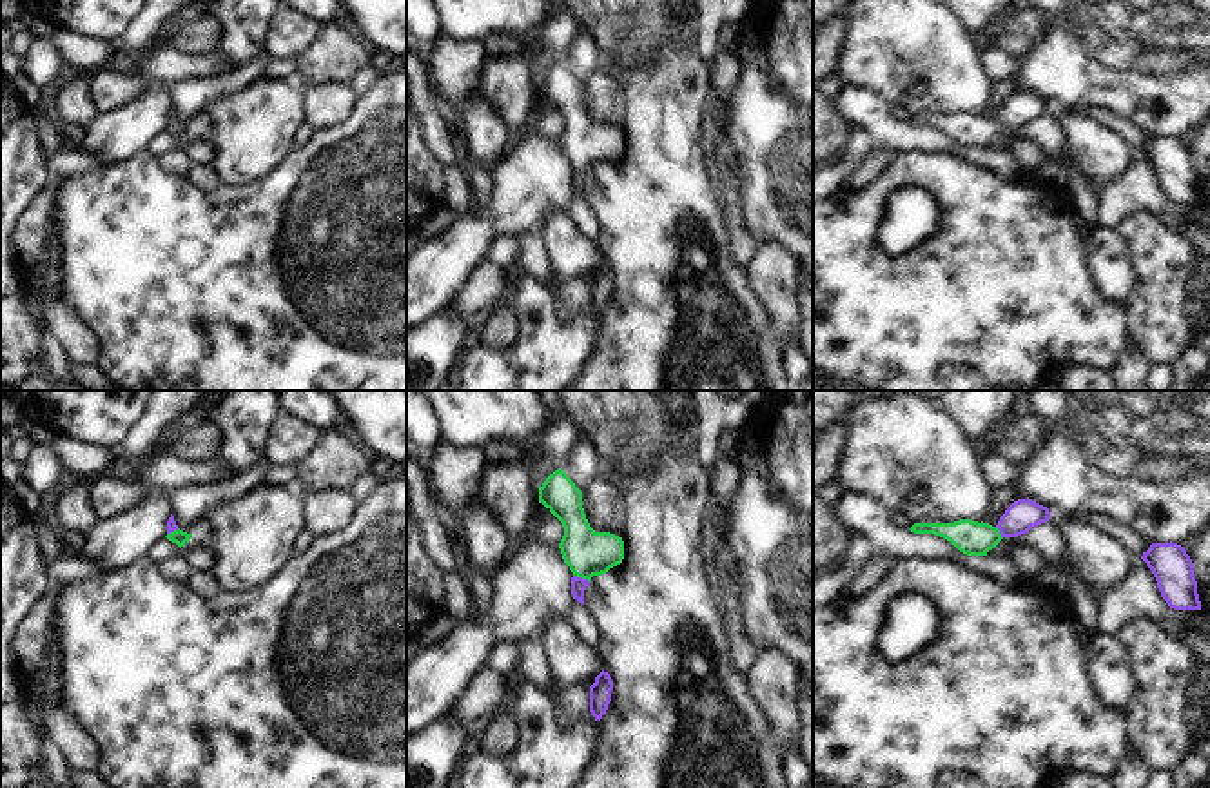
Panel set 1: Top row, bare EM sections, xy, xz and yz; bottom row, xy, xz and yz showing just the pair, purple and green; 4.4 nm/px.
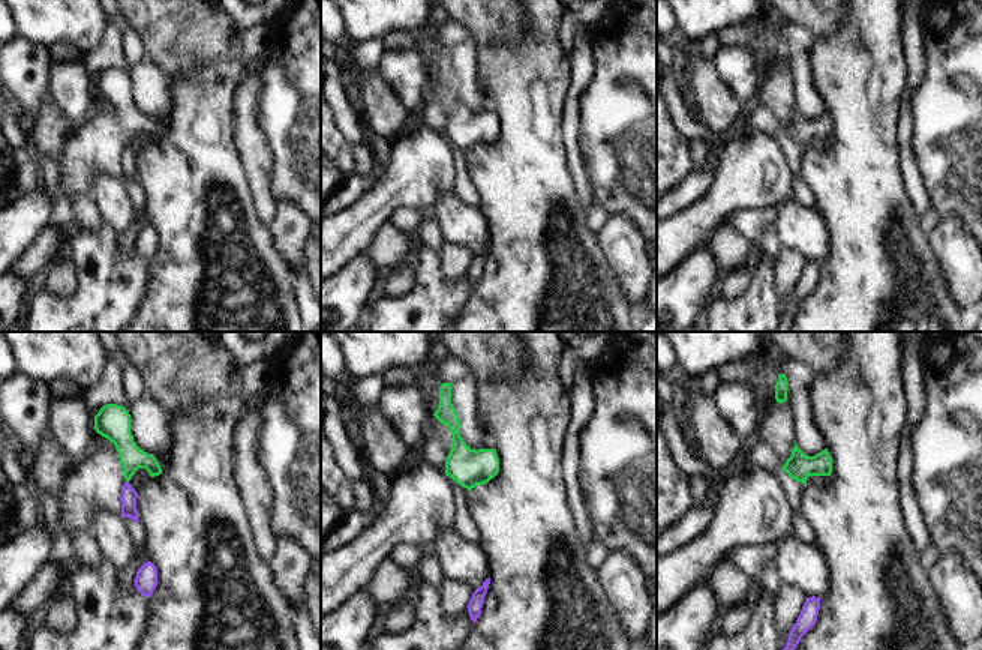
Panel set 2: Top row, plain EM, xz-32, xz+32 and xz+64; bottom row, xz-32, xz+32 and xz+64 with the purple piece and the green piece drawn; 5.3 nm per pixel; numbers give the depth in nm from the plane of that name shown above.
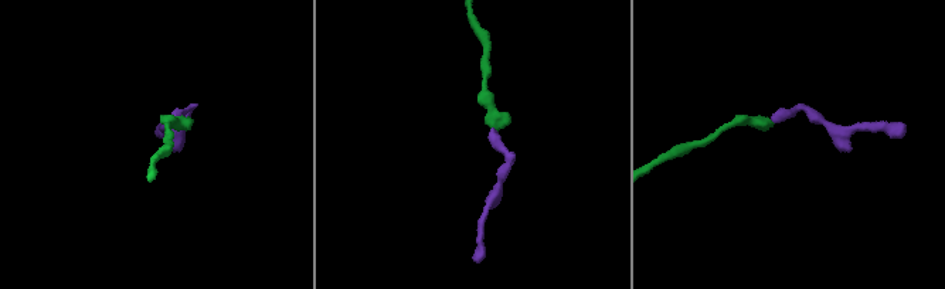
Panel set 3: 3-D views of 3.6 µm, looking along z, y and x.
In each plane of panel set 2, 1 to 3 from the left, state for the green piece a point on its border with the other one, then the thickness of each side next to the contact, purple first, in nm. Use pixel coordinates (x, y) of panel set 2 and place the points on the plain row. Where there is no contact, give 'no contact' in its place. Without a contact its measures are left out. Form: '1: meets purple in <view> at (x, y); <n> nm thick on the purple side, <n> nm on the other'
1: no contact
2: no contact
3: no contact

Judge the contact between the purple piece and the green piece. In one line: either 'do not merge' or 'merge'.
merge

